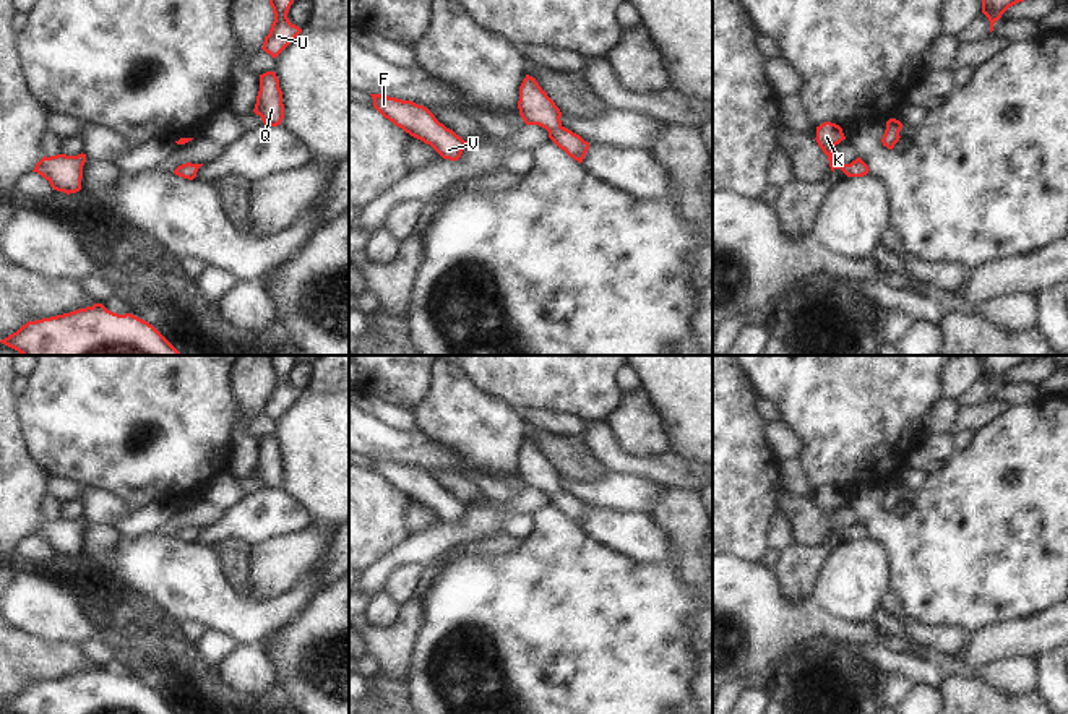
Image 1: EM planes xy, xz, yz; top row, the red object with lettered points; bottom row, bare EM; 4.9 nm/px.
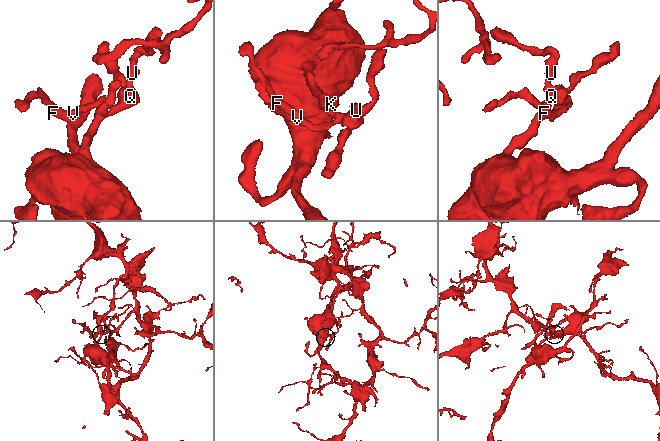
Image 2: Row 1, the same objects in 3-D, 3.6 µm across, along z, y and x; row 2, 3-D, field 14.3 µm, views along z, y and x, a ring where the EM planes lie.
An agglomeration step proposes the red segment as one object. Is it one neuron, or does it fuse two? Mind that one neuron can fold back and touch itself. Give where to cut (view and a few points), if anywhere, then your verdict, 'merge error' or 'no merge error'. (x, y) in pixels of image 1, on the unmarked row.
cut none; no merge error

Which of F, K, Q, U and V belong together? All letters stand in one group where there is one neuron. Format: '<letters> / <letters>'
F K Q U V

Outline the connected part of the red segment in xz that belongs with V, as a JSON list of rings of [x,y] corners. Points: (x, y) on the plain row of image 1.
[[[370,458],[373,471],[411,500],[430,508],[443,523],[458,524],[467,508],[440,487],[424,469],[381,458]]]

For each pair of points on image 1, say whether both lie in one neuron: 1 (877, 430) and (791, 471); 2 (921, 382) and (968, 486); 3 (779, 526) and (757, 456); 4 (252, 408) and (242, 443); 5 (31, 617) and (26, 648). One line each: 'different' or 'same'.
1: different
2: different
3: different
4: same
5: different

